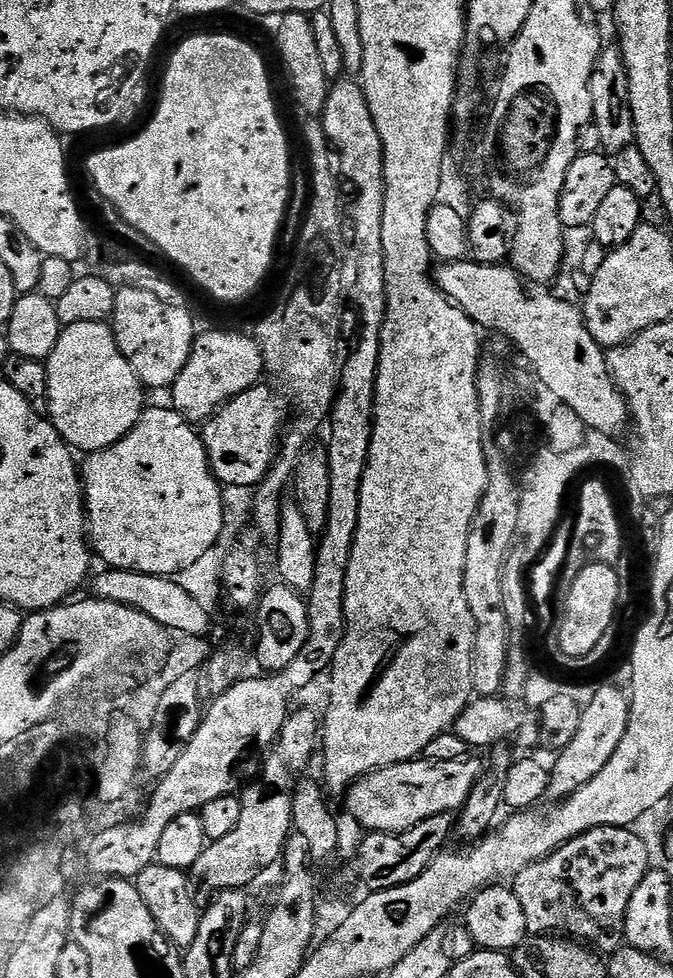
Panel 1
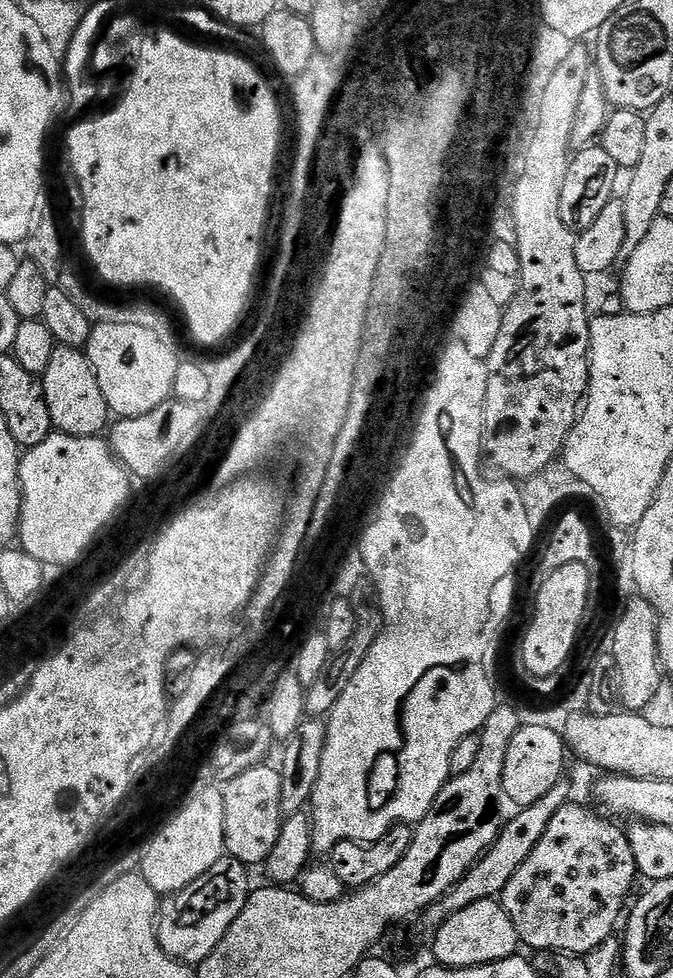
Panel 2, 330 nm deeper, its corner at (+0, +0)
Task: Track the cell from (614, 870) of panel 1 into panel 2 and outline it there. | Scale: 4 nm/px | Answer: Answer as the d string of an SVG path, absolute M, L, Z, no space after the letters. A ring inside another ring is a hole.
M569 802L566 806L562 806L562 810L558 810L558 814L554 814L554 818L550 818L550 826L546 826L546 834L542 834L542 839L539 840L538 846L534 846L534 850L530 854L530 858L526 858L526 862L522 862L522 866L518 866L518 874L514 874L514 878L510 878L510 882L506 887L504 887L503 893L502 893L502 903L504 905L504 909L506 910L506 914L510 914L510 918L514 922L514 926L516 927L516 932L520 936L520 943L523 945L523 947L526 949L528 948L536 948L535 951L537 953L541 952L566 952L573 956L579 956L581 958L587 956L588 952L590 950L594 950L598 946L602 946L602 942L606 942L606 938L610 938L614 935L614 933L617 931L616 923L621 923L622 917L625 915L626 912L626 904L624 908L624 899L627 898L628 895L632 892L632 883L635 882L635 880L638 880L638 873L636 870L636 863L634 862L634 850L630 850L630 842L628 841L628 833L625 831L625 829L622 827L619 828L619 823L613 822L611 819L605 818L599 811L593 810L591 812L588 808L583 808L582 805L576 804L577 802Z

